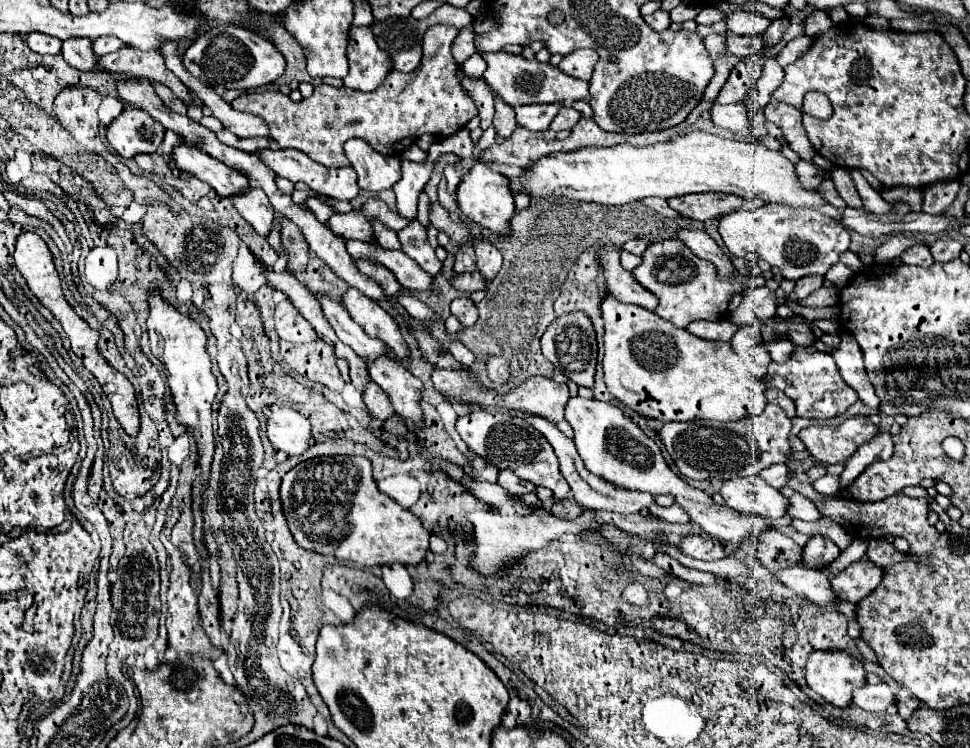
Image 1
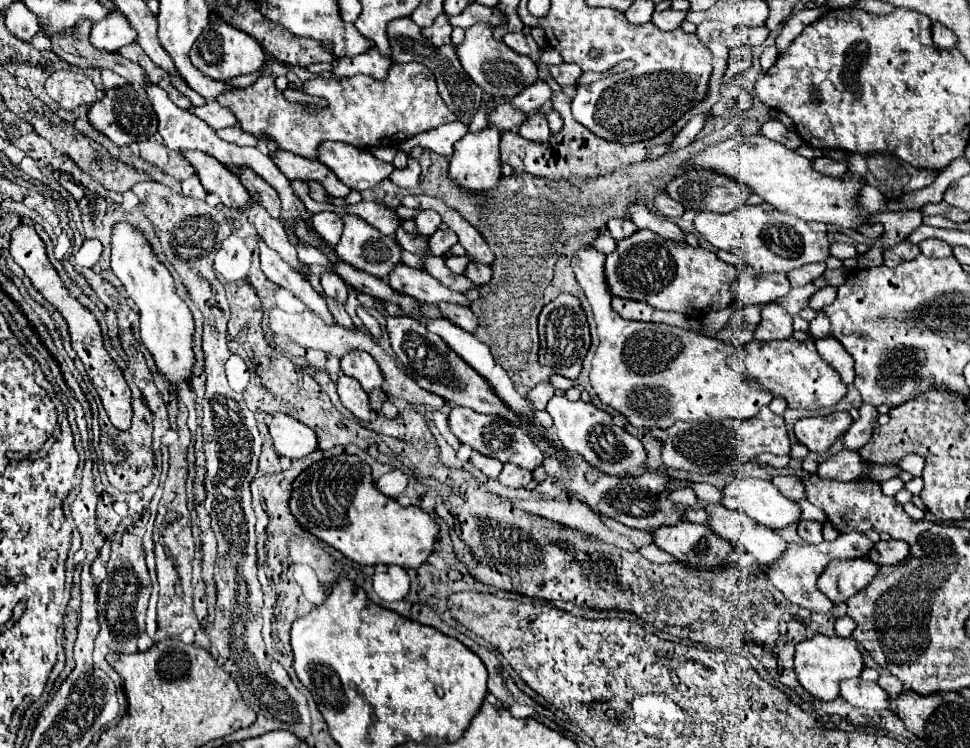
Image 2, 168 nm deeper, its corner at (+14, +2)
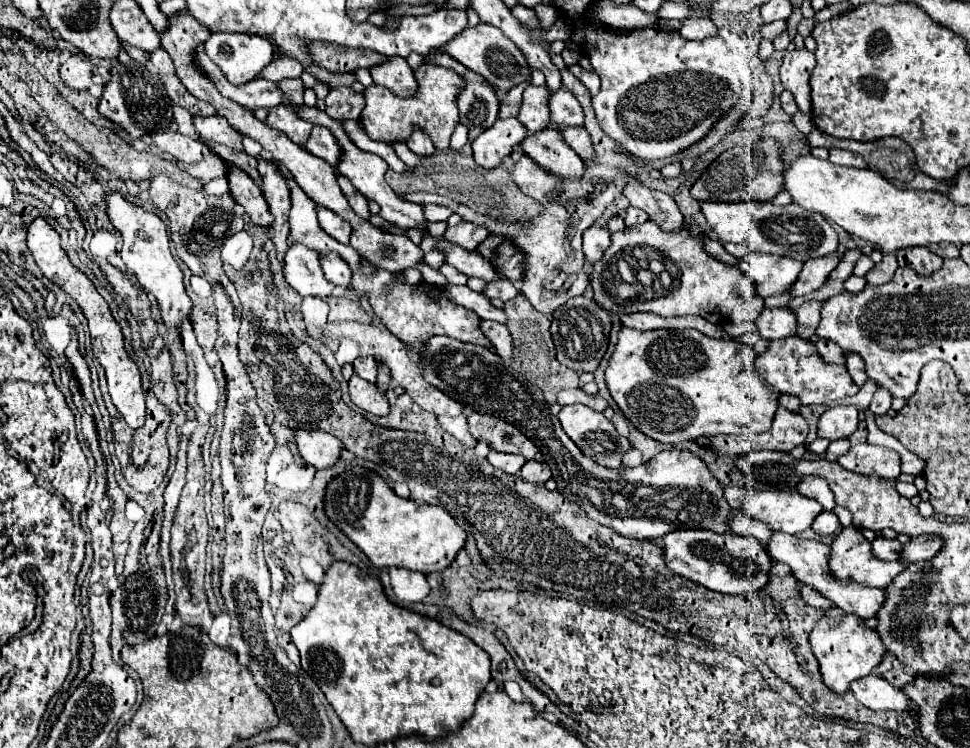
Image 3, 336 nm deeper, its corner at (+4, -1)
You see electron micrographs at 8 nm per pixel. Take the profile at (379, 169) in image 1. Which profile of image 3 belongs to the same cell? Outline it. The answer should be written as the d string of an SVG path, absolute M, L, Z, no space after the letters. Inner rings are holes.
M312 127L310 139L306 139L304 149L308 149L312 155L328 161L332 167L336 167L340 159L340 147L336 143L336 137L326 127Z

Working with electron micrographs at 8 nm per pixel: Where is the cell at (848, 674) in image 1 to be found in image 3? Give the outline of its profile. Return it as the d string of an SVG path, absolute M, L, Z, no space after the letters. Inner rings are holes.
M832 607L830 611L826 611L824 617L814 625L810 633L810 645L820 663L824 683L834 693L846 693L854 679L868 675L882 661L882 655L886 651L876 629L866 627L866 623L858 619L858 615L844 613L840 607Z

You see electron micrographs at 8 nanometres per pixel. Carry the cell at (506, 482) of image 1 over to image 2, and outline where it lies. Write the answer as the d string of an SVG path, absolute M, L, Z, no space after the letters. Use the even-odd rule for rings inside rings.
M504 464L502 472L498 476L498 482L508 488L524 488L530 480L532 480L532 472L522 470L518 466L512 466L512 464Z

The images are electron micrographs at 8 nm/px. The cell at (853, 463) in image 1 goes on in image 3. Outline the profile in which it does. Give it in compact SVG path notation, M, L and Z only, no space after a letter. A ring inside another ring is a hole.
M878 387L878 391L874 393L872 397L872 403L870 403L870 411L874 415L884 415L888 409L890 409L890 403L892 403L892 395L888 391L884 391L884 387Z

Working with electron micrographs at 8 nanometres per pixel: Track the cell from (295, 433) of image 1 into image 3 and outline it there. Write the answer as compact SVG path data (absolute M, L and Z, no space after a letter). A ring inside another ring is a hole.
M296 431L296 445L302 455L302 459L316 467L316 469L328 469L332 467L342 453L342 441L330 433L324 431Z

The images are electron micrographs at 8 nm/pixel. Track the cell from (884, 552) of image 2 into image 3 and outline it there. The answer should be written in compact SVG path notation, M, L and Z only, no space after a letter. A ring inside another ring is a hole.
M920 535L912 537L912 541L902 551L902 561L926 561L932 559L942 549L942 539L938 535Z

